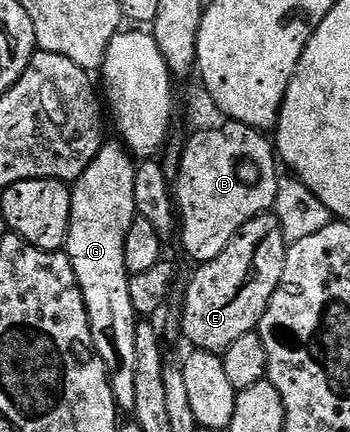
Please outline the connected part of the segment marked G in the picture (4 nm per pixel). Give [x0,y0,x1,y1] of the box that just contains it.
[66,142,138,413]

